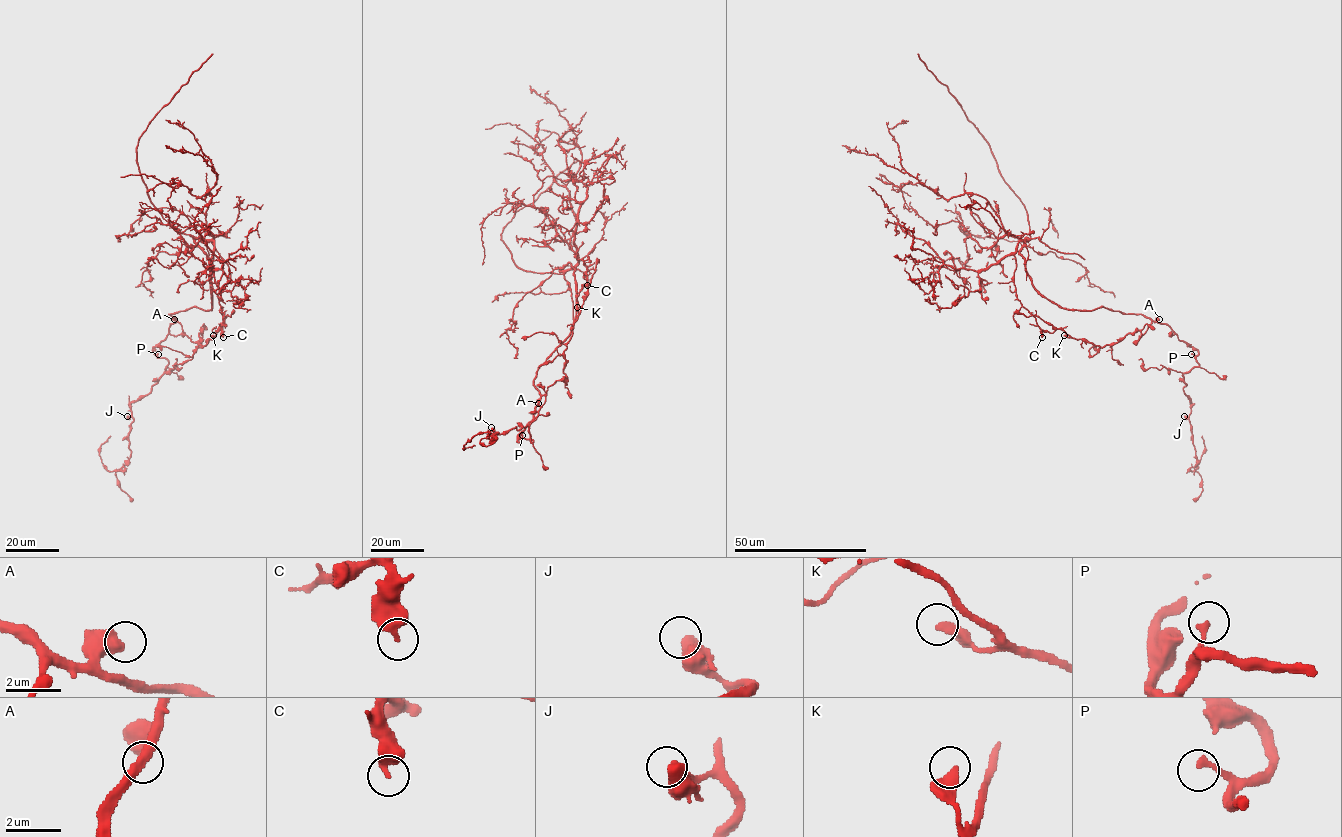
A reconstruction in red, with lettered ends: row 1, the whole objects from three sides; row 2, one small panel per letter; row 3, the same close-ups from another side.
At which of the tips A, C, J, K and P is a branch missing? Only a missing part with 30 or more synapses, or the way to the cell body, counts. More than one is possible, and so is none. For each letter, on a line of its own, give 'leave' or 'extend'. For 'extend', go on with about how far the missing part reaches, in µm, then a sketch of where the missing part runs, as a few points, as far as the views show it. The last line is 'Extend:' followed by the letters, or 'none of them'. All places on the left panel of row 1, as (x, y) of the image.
A: leave
C: leave
J: leave
K: leave
P: leave
Extend: none of them

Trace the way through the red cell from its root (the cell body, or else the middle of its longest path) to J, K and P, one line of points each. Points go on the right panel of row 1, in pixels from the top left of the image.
J: (1080, 310), (1143, 314), (1197, 351), (1199, 366), (1183, 374), (1191, 404), (1184, 416)
K: (1080, 310), (1104, 307), (1143, 314), (1151, 324), (1137, 342), (1139, 330), (1102, 347), (1064, 335)
P: (1080, 310), (1104, 307), (1126, 314), (1143, 314), (1166, 324), (1180, 340), (1198, 352), (1191, 354)

